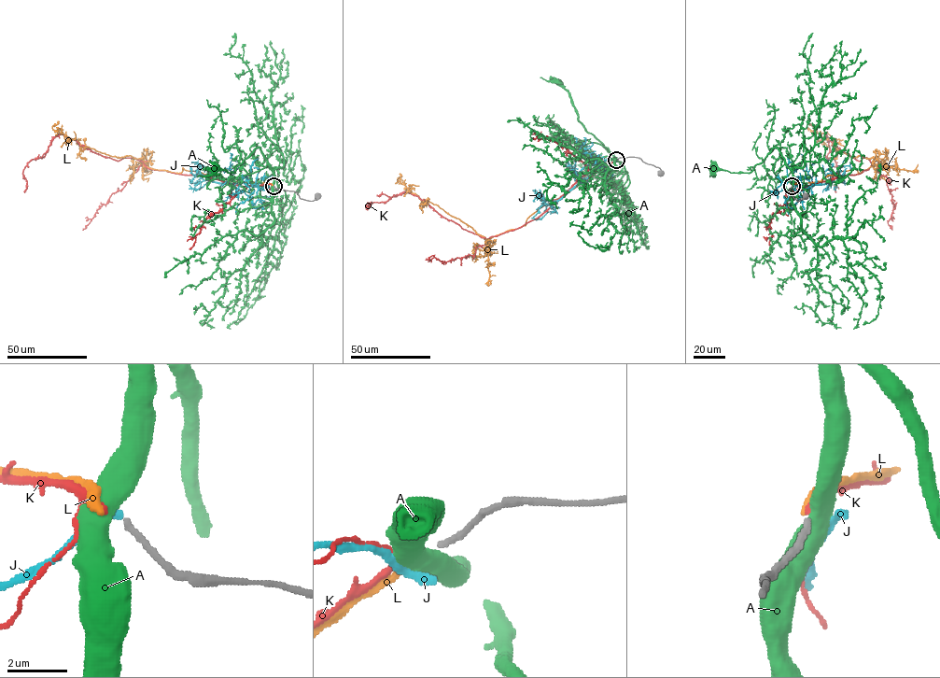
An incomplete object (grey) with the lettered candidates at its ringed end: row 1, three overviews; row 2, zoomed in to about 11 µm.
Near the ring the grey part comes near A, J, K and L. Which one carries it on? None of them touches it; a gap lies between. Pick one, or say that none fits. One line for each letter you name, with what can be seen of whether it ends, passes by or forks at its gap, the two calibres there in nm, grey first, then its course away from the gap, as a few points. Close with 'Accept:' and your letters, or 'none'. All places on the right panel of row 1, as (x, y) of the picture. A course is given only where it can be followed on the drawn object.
K: it passes by; calibres 190 and 160 nm; course (792, 186), (858, 174), (871, 164), (825, 134), (838, 168), (835, 192)
Accept: K

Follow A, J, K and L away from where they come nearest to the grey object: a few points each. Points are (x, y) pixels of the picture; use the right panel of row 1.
A: (792, 185), (792, 171), (776, 148), (750, 172), (731, 172), (714, 167)
J: (793, 186), (792, 189), (796, 190), (830, 183), (834, 173), (851, 162)
K: (792, 186), (858, 174), (871, 164), (825, 134), (838, 168), (835, 192)
L: (792, 186), (853, 168), (860, 173), (872, 164), (872, 158), (840, 151), (808, 120)

